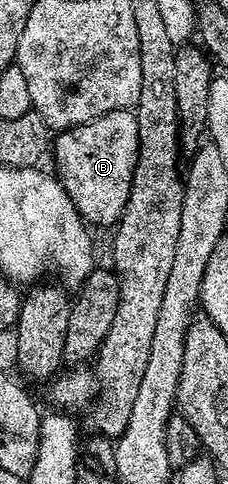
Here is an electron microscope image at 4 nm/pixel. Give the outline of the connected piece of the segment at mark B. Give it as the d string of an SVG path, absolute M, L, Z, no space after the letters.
M116 110L107 112L107 116L99 116L87 124L73 126L69 130L60 131L51 142L51 158L57 165L55 177L62 188L71 196L77 211L90 227L112 227L121 219L125 205L131 192L131 184L135 176L135 164L139 152L139 124L133 110Z

